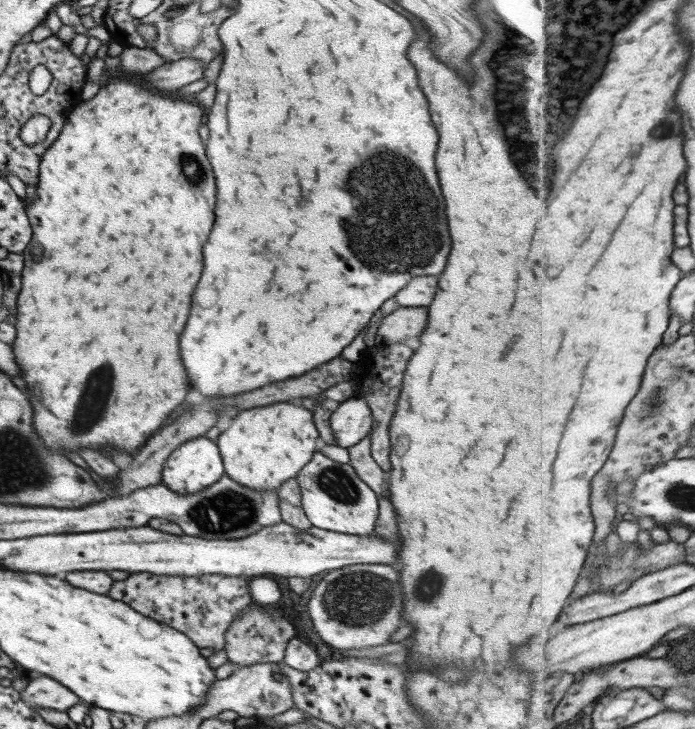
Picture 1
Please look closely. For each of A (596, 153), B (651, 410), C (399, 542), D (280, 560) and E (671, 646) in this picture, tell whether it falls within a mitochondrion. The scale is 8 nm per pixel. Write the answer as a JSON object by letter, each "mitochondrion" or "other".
{"A":"other","B":"mitochondrion","C":"other","D":"other","E":"other"}

